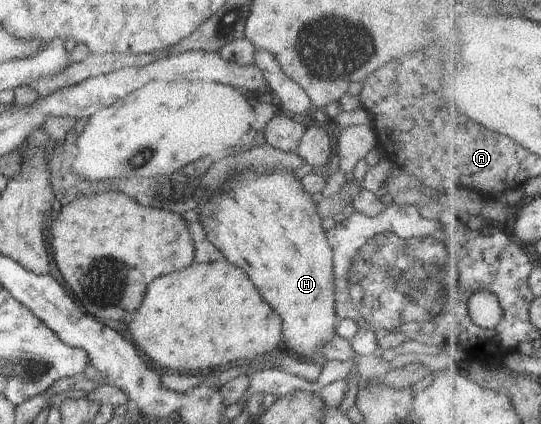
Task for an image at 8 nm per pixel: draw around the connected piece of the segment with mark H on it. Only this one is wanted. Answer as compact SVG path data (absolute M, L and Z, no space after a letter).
M239 172L231 178L233 182L229 184L229 190L223 190L195 210L199 214L198 223L207 234L207 241L221 252L227 262L237 264L237 268L251 278L255 288L261 292L261 298L273 306L273 312L279 314L285 344L283 352L309 363L315 355L319 355L317 348L333 340L340 319L335 309L333 250L327 243L315 201L305 188L301 188L301 182L293 172Z

